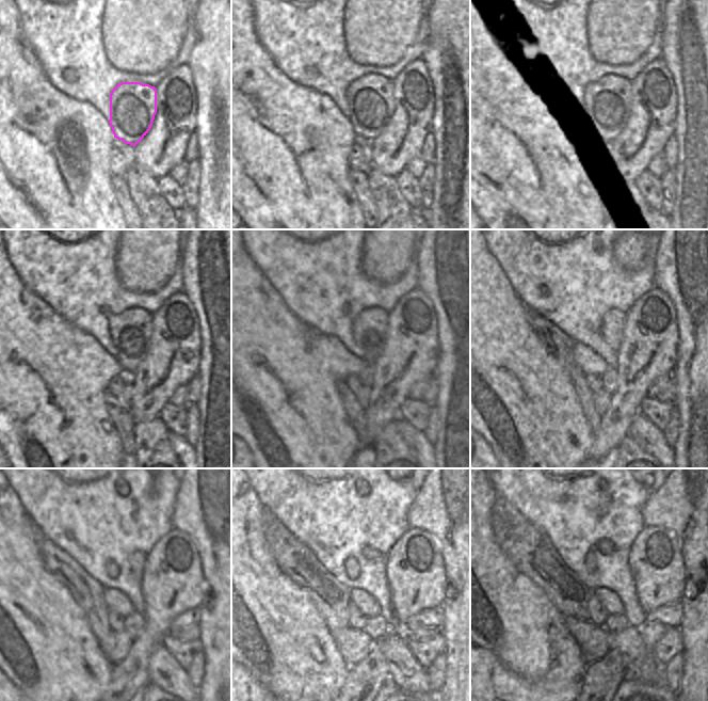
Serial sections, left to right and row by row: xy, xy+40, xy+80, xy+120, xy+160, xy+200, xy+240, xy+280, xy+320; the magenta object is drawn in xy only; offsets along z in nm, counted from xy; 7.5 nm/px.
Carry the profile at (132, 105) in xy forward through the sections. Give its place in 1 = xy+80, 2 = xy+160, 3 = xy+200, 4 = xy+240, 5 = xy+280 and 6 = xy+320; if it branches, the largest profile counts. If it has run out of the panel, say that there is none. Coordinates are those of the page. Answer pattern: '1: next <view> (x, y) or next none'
1: next xy+80 (608, 97)
2: next xy+160 (370, 327)
3: next xy+200 (612, 329)
4: next xy+240 (137, 559)
5: next xy+280 (371, 554)
6: next xy+320 (605, 546)

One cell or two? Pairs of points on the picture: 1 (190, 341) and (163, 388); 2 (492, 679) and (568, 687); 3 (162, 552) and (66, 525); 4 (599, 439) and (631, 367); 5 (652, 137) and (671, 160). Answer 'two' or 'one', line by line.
1: one
2: one
3: two
4: one
5: two

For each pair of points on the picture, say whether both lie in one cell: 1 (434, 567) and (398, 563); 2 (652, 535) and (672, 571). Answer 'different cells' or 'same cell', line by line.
1: same cell
2: same cell

